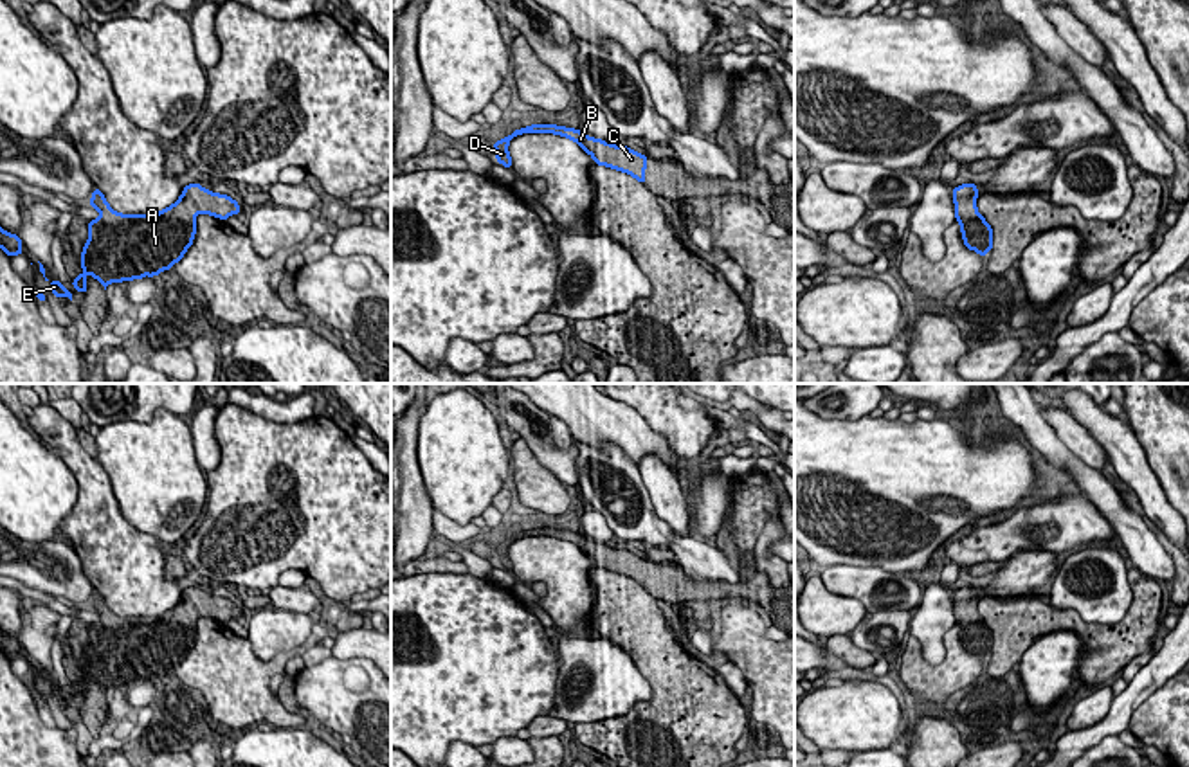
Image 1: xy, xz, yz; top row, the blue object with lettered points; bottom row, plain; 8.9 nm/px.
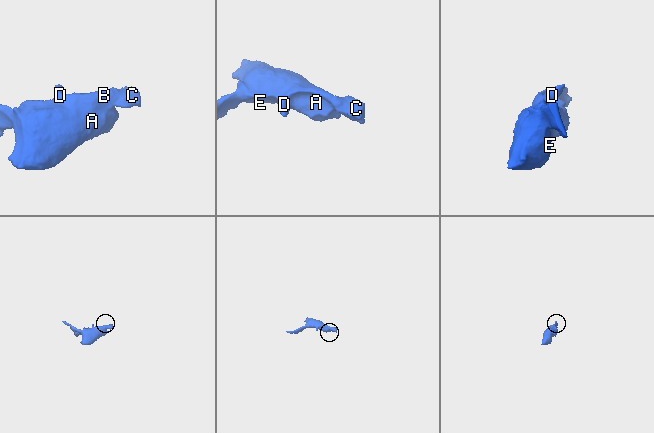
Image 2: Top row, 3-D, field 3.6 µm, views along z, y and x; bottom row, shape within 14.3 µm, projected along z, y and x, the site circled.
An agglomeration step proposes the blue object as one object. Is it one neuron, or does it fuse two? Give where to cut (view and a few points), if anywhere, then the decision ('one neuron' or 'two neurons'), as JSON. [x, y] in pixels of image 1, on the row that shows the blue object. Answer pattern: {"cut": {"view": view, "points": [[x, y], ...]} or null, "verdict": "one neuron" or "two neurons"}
{"cut": null, "verdict": "one neuron"}

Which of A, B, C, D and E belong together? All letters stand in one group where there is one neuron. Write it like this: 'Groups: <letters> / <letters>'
Groups: A B C D E

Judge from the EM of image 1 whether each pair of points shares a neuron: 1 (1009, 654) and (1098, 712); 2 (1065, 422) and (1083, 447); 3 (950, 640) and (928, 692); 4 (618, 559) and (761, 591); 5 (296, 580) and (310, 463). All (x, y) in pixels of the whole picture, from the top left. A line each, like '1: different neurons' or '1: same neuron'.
1: different neurons
2: same neuron
3: same neuron
4: same neuron
5: different neurons

